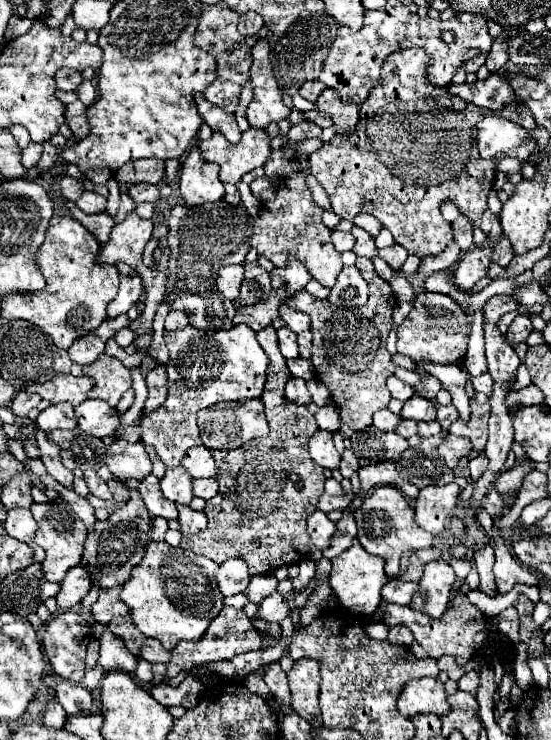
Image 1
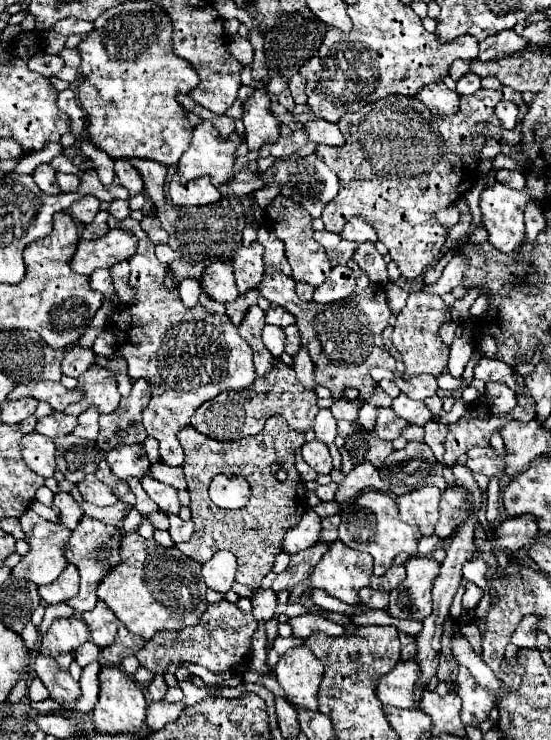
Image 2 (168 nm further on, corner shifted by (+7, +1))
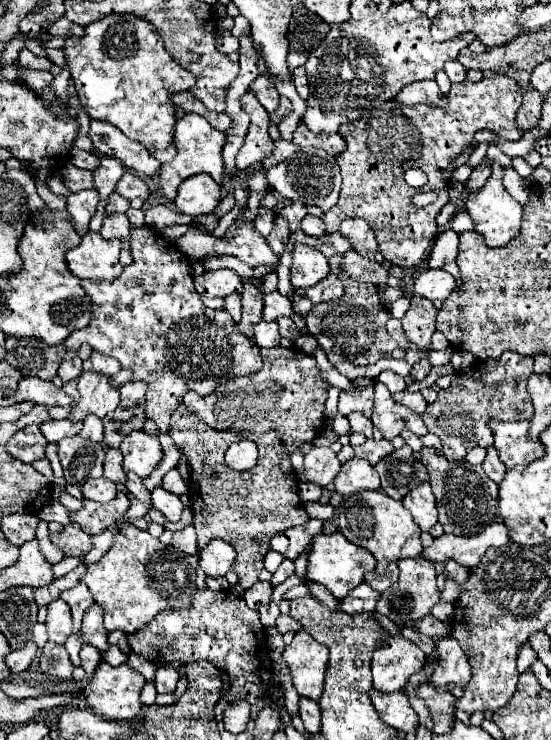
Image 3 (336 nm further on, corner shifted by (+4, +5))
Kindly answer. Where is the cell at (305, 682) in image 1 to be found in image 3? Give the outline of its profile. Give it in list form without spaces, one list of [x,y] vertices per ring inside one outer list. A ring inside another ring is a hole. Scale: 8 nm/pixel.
[[[303,629],[295,633],[293,641],[287,645],[283,653],[285,663],[291,669],[293,685],[301,697],[317,701],[323,693],[325,667],[329,661],[329,649],[317,643]]]

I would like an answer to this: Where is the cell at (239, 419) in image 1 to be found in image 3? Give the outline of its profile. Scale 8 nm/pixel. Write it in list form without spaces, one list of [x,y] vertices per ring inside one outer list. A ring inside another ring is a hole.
[[[279,345],[273,349],[261,349],[261,357],[263,367],[269,367],[267,377],[261,377],[261,373],[251,377],[237,377],[205,397],[197,395],[195,391],[187,391],[183,395],[183,403],[191,413],[199,415],[209,427],[217,431],[275,431],[279,441],[289,449],[289,453],[293,453],[299,445],[313,441],[315,435],[325,427],[323,409],[329,383],[323,381],[315,357],[299,349],[285,349]]]

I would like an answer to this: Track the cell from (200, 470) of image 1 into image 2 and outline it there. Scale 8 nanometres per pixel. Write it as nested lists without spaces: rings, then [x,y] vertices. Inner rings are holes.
[[[154,463],[154,465],[150,465],[150,473],[154,479],[158,479],[158,481],[162,481],[174,489],[186,489],[186,477],[184,477],[182,465],[168,467],[168,465]]]

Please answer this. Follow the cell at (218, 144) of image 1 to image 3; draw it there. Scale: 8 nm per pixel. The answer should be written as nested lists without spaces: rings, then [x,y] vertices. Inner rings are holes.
[[[187,113],[185,117],[181,117],[175,123],[175,131],[173,131],[173,143],[177,147],[177,155],[173,161],[163,163],[157,169],[157,177],[159,177],[159,191],[163,193],[163,197],[167,201],[175,201],[175,193],[181,181],[185,181],[191,175],[199,175],[199,173],[207,173],[211,175],[217,183],[223,183],[223,165],[221,165],[221,145],[225,143],[223,133],[217,133],[209,121],[205,121],[205,117],[197,115],[197,113]]]

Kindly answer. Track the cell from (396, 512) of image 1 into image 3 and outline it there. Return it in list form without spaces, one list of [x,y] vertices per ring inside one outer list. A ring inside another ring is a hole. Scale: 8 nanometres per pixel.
[[[361,491],[343,497],[343,501],[337,507],[337,527],[351,543],[365,547],[373,553],[377,561],[375,573],[379,575],[385,573],[391,561],[399,561],[403,557],[419,557],[423,549],[419,539],[421,529],[413,523],[411,513],[403,507],[401,501],[393,501],[391,497],[385,497],[385,493],[381,491]]]

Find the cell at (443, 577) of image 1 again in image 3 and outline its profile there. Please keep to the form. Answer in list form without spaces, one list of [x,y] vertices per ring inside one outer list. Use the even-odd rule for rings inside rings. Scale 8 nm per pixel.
[[[423,557],[401,559],[399,561],[399,581],[395,583],[395,589],[387,589],[381,593],[377,601],[377,611],[389,617],[397,625],[403,625],[405,621],[423,619],[425,615],[431,613],[431,607],[439,603],[439,591],[437,591],[435,579],[437,579],[435,565],[425,561]]]

